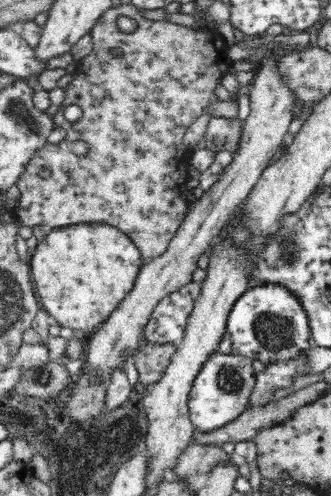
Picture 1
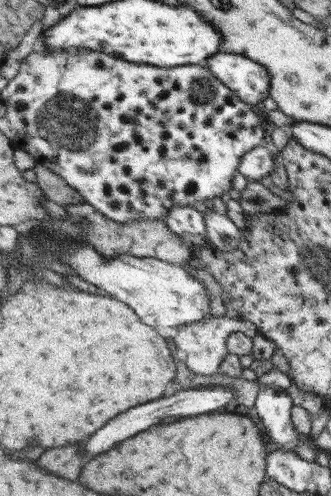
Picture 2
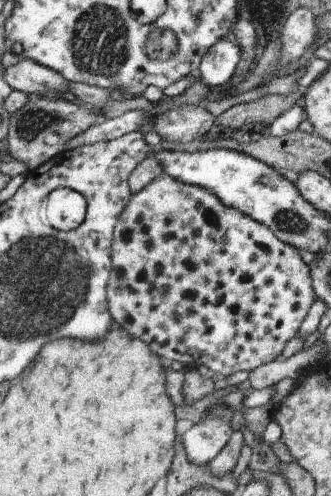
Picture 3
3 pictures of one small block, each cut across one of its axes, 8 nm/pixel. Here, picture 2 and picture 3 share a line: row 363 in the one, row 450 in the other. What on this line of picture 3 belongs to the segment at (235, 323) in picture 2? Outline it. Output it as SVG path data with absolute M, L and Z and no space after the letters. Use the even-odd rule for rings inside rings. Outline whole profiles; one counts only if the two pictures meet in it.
M209 408L215 416L205 418L203 422L195 424L185 436L185 448L189 460L197 466L209 466L229 444L233 438L233 428L229 426L233 418L233 410L229 408Z

